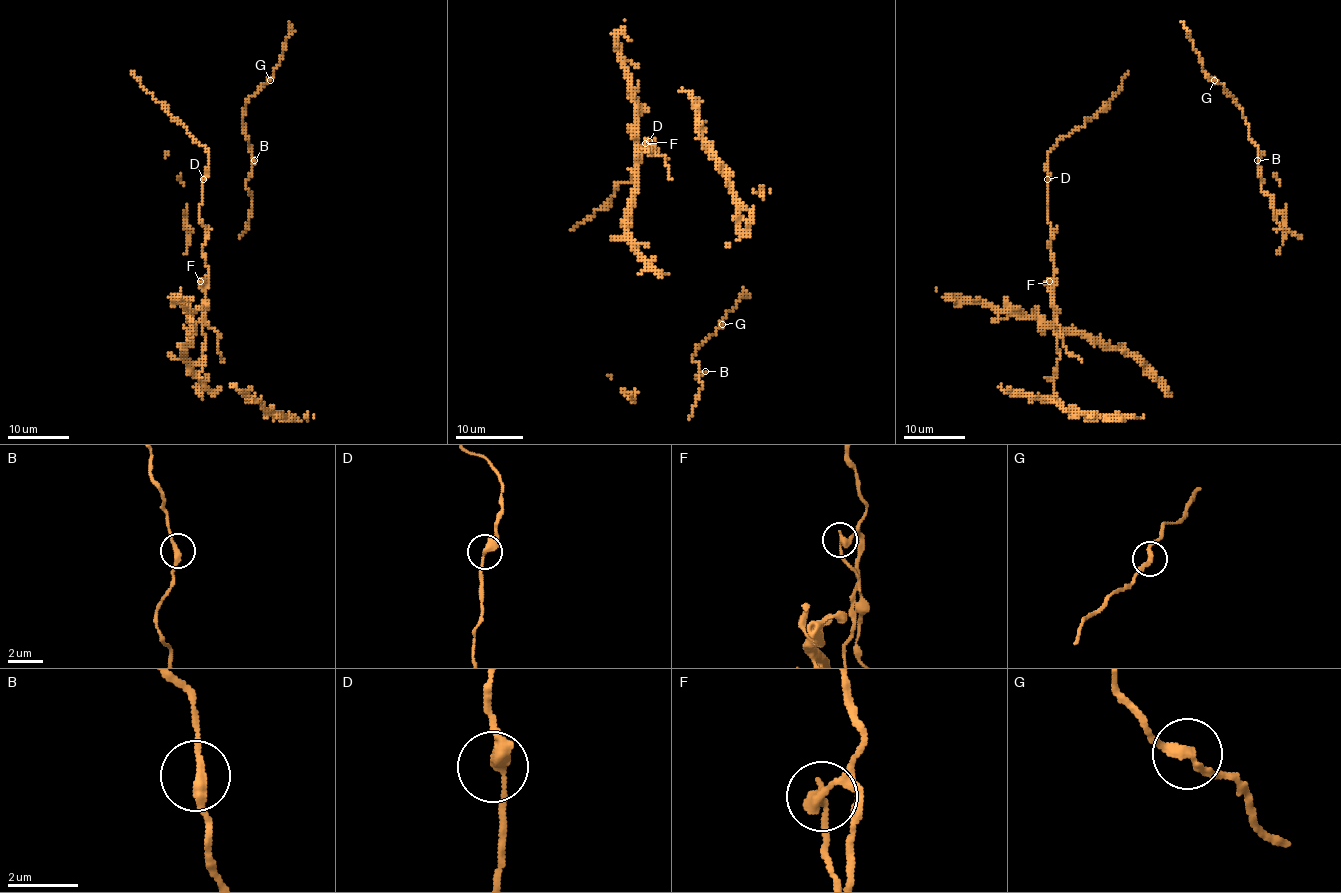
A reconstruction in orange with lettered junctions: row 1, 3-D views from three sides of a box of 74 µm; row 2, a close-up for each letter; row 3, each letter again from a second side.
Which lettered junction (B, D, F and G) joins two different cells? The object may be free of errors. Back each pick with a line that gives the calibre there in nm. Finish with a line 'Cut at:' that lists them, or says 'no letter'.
F: Thickness 280 nm
Cut at: F

